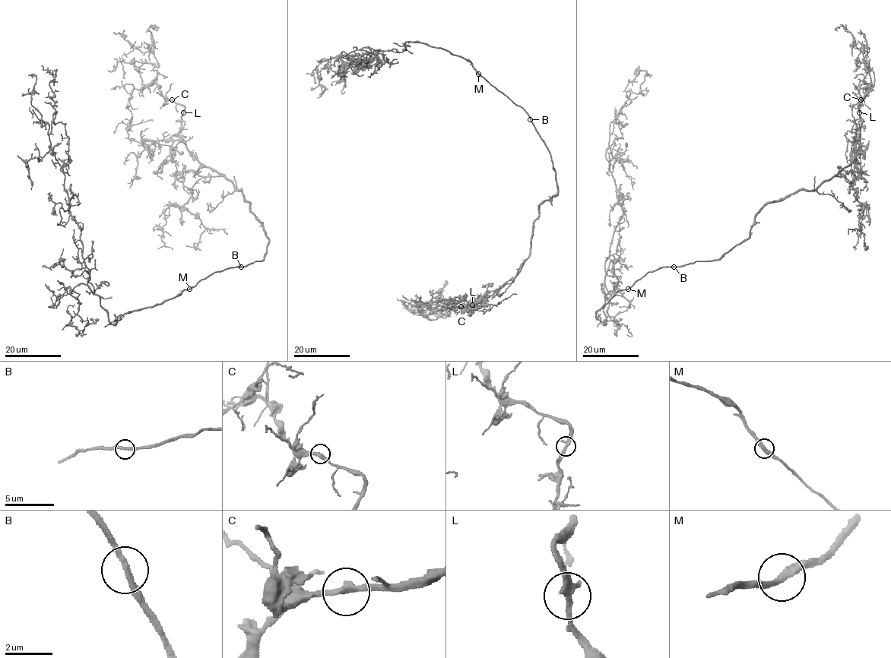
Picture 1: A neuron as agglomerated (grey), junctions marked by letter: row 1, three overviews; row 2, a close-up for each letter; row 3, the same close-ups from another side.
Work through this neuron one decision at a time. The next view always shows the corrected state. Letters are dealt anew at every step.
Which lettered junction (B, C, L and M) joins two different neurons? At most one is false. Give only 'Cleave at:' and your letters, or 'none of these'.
Cleave at: none of these

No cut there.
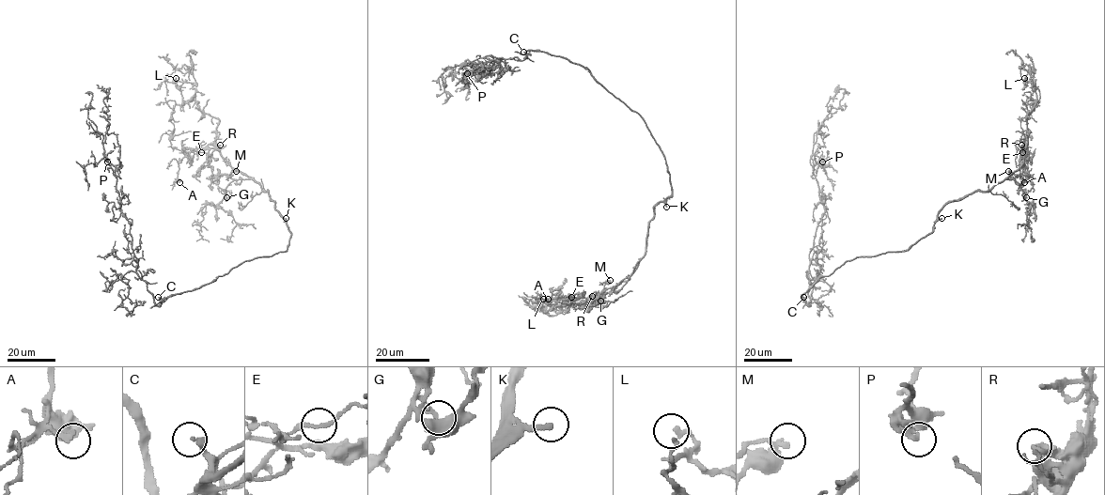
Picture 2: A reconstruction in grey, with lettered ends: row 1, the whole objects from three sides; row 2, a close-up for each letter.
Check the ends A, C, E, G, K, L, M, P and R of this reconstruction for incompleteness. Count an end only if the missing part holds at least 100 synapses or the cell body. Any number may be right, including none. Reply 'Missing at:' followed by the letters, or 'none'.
Missing at: K

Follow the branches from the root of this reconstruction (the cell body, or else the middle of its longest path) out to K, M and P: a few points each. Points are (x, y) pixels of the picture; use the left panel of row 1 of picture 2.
K: (268, 256), (284, 252), (289, 244), (290, 233), (286, 218)
M: (268, 256), (287, 249), (290, 233), (268, 191), (251, 178), (232, 178), (230, 173), (236, 171)
P: (268, 256), (244, 261), (156, 305), (136, 271), (130, 223), (120, 208), (116, 178), (105, 155), (107, 162)

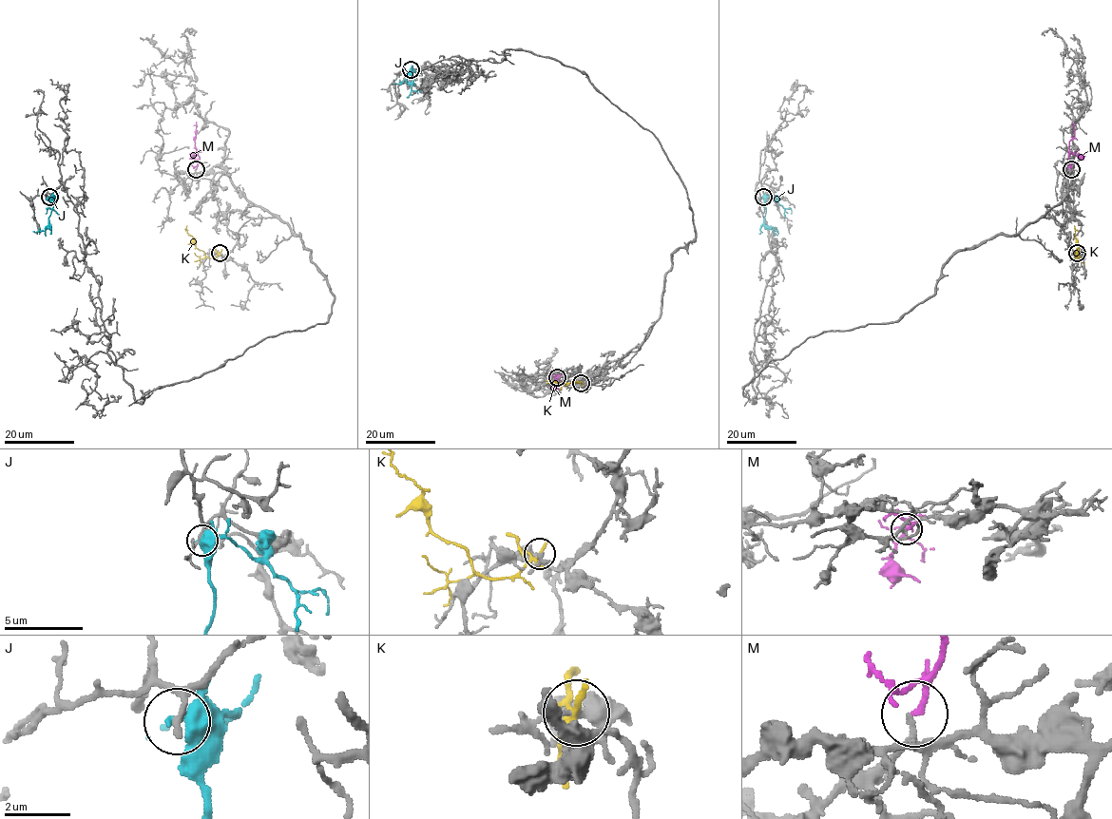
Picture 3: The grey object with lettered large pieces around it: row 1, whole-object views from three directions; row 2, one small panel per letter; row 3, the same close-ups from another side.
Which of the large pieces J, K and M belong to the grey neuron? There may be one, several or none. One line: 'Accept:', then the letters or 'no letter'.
Accept: no letter

